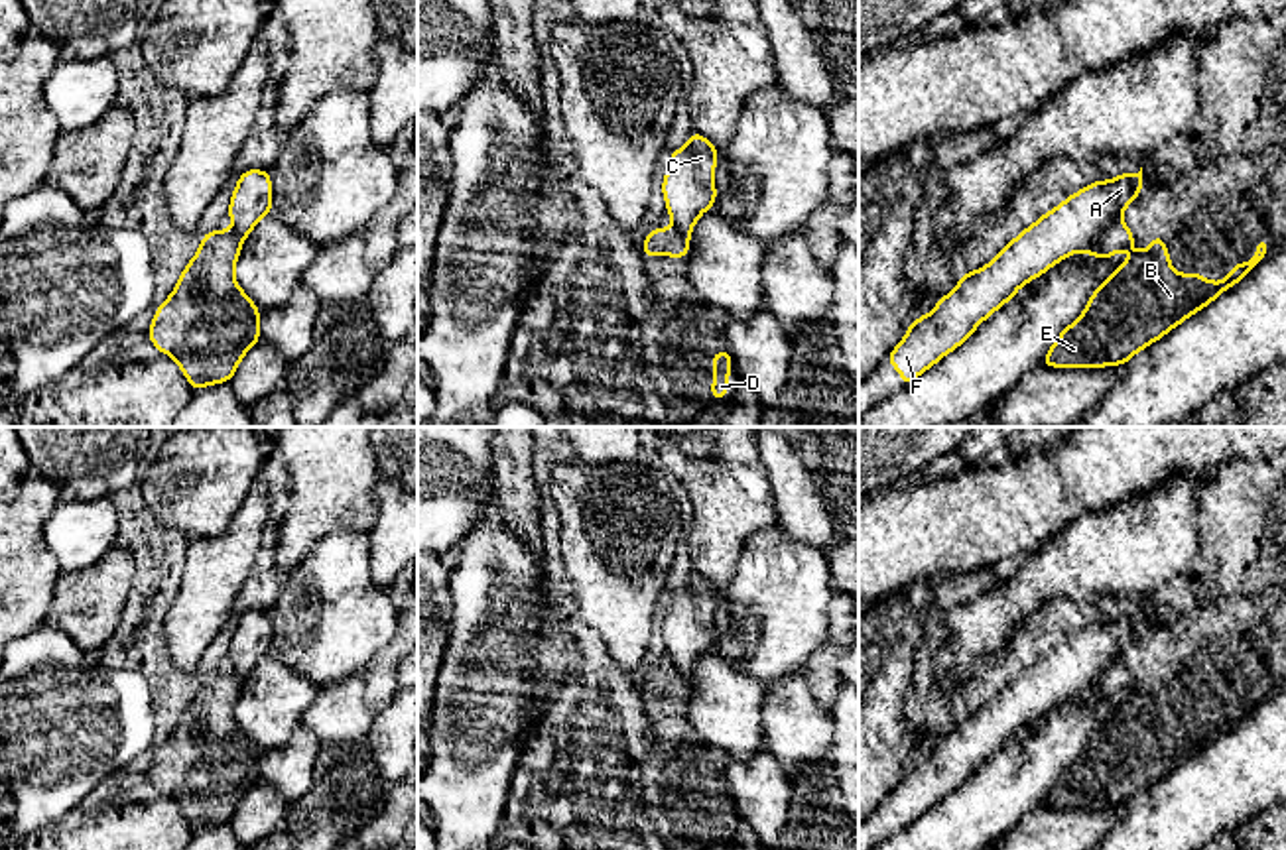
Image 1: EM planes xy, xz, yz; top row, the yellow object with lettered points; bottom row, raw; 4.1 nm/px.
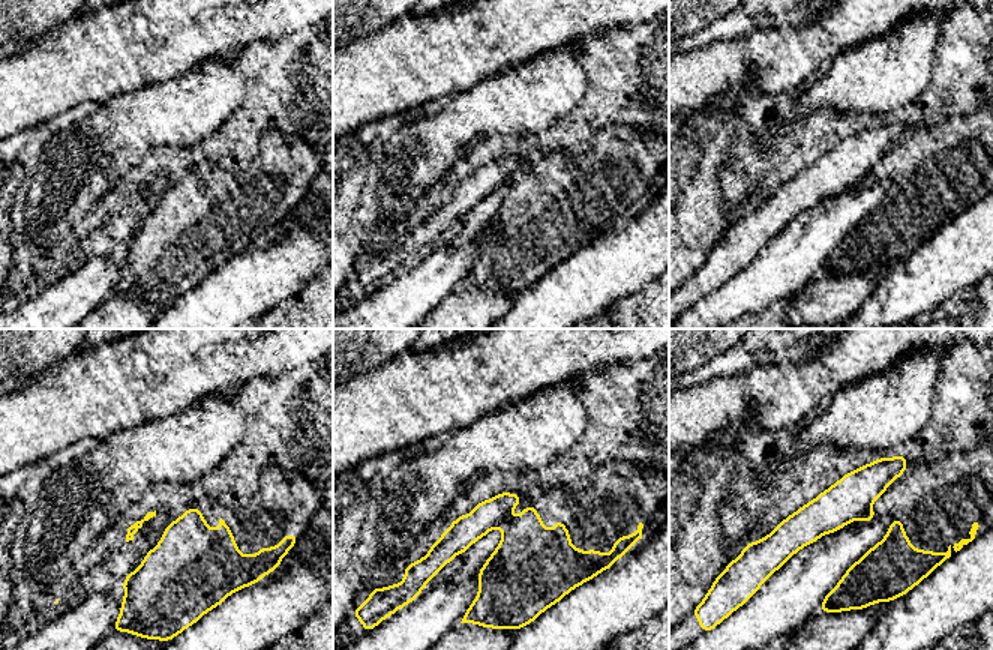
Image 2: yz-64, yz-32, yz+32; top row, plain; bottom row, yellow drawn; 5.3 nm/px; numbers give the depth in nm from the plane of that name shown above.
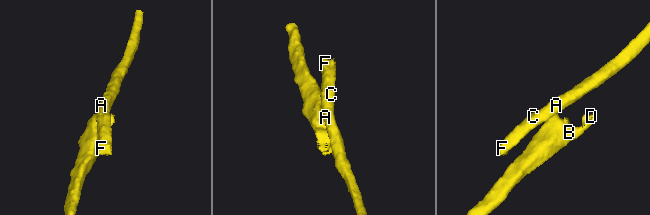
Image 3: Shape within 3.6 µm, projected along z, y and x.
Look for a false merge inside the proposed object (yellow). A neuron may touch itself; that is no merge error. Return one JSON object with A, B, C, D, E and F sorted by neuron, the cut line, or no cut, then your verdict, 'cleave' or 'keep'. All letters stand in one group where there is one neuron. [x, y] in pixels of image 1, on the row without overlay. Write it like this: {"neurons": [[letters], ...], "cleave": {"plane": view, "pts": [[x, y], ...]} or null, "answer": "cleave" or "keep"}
{"neurons": [["A", "C", "F"], ["B", "D", "E"]], "cleave": {"plane": "yz", "pts": [[1119, 658], [1086, 691]]}, "answer": "cleave"}

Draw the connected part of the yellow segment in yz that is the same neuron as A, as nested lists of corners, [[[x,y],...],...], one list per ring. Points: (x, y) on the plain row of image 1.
[[[1142,608],[1134,616],[1119,614],[1117,620],[1089,624],[1024,669],[991,704],[965,712],[928,756],[908,767],[904,779],[886,797],[902,824],[908,826],[961,787],[1022,726],[1069,695],[1087,693],[1136,641],[1142,628]]]

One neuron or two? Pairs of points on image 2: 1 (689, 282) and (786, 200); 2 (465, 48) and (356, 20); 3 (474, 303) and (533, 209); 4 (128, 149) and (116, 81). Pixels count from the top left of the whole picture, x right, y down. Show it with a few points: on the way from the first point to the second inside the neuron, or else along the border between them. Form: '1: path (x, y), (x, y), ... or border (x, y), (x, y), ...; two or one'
1: path (713, 272), (762, 222); one
2: border (390, 24), (351, 41); two
3: border (461, 285), (513, 291), (516, 294); two
4: border (152, 84), (117, 93), (99, 104); two

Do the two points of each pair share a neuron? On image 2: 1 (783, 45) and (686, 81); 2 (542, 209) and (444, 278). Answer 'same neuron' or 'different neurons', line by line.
1: same neuron
2: different neurons

